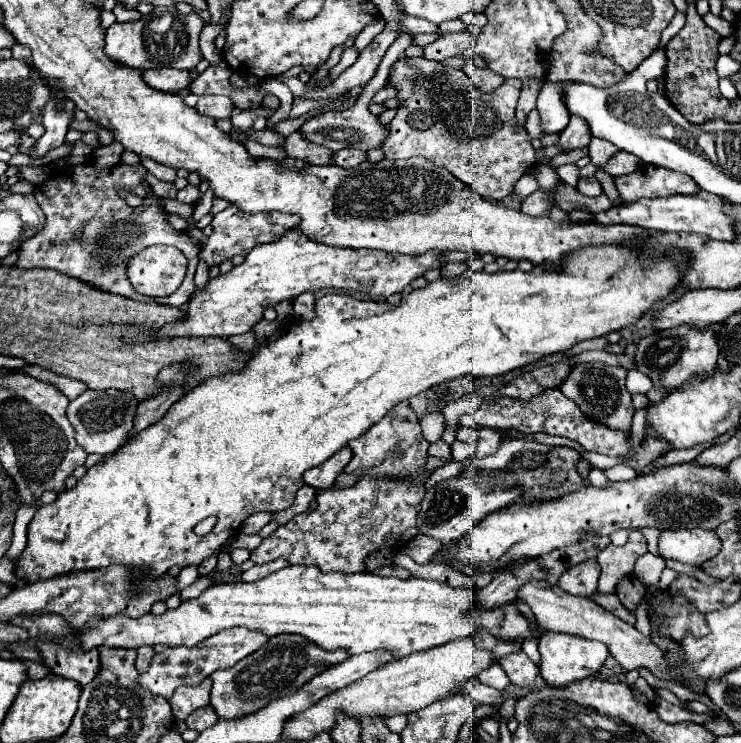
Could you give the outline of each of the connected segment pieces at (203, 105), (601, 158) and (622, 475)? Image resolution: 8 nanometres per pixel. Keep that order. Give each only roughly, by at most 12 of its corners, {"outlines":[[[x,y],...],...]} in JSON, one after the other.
{"outlines":[[[200,96],[196,110],[210,118],[226,118],[234,110],[230,96]],[[590,140],[590,160],[598,168],[616,152],[606,140]],[[626,464],[604,468],[608,480],[630,480],[636,470]]]}

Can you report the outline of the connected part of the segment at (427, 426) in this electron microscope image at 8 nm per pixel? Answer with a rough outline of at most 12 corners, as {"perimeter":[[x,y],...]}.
{"perimeter":[[442,412],[426,414],[422,420],[424,438],[440,440],[446,422]]}

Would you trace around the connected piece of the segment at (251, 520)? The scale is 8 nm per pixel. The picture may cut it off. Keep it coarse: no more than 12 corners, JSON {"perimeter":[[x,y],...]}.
{"perimeter":[[258,512],[248,516],[242,532],[258,532],[268,524],[273,514]]}

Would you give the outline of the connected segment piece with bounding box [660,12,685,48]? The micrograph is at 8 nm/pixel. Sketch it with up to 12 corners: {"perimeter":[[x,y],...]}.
{"perimeter":[[677,12],[662,31],[660,47],[683,28],[685,15]]}

